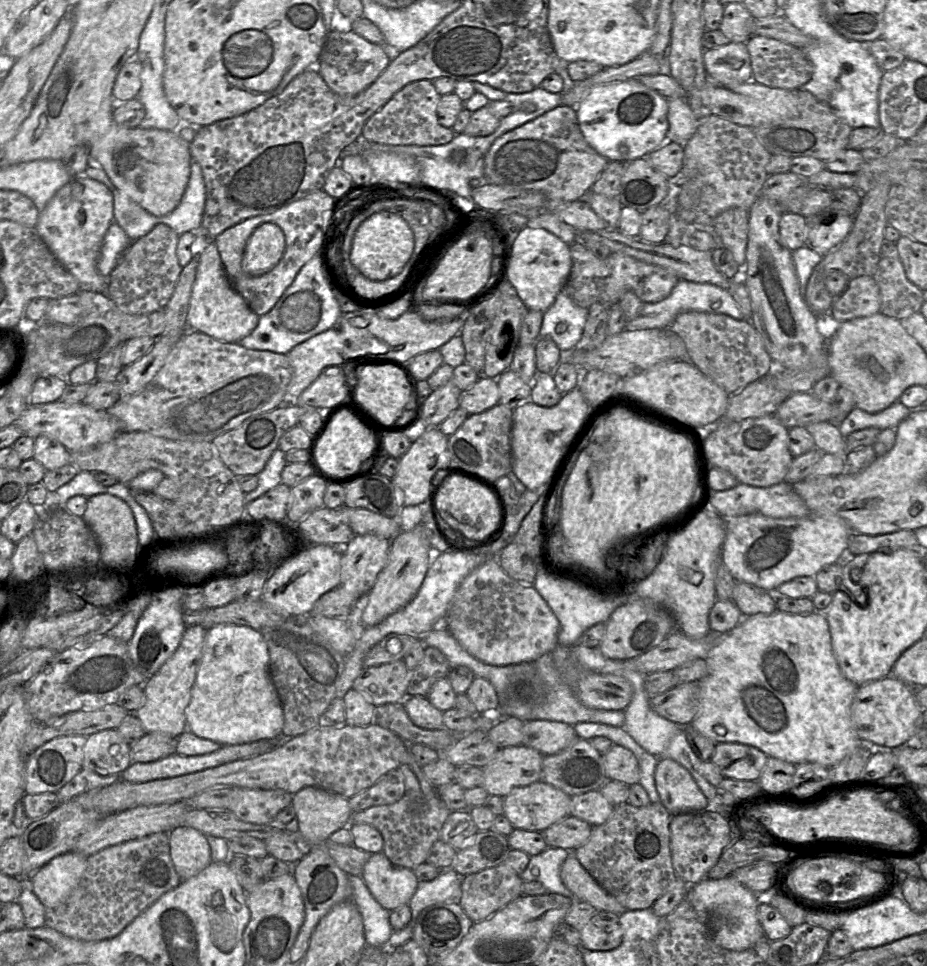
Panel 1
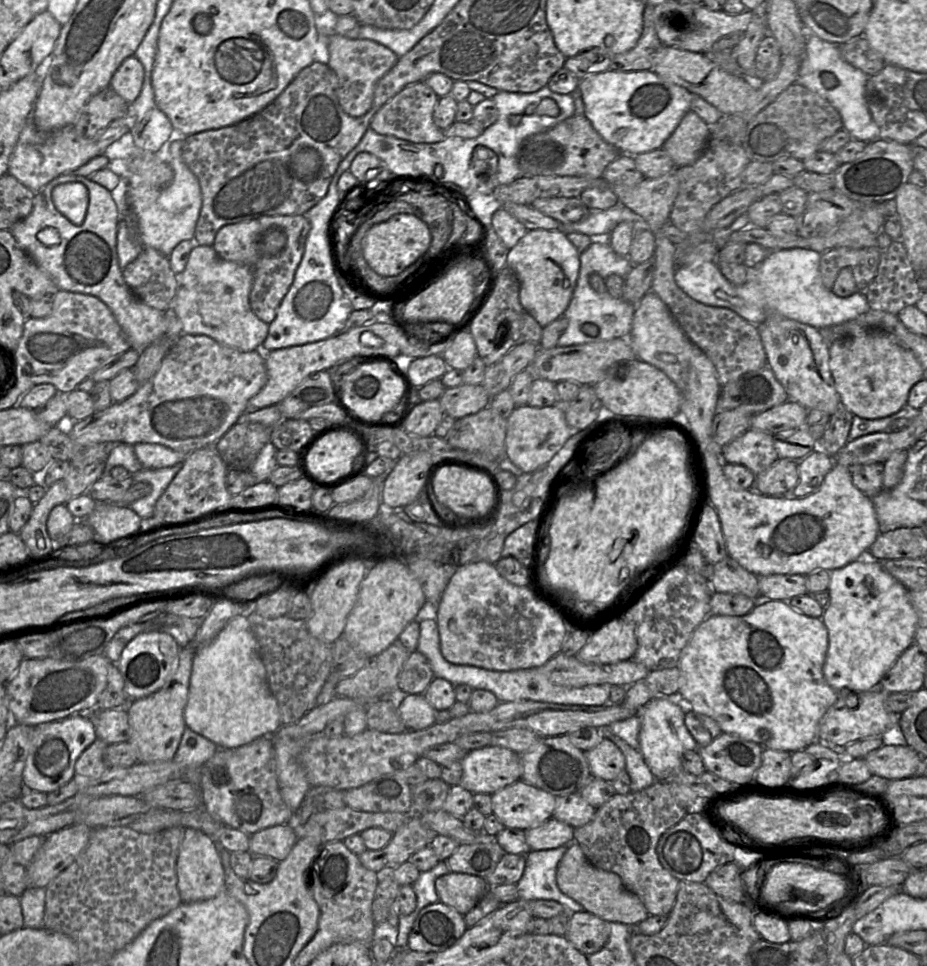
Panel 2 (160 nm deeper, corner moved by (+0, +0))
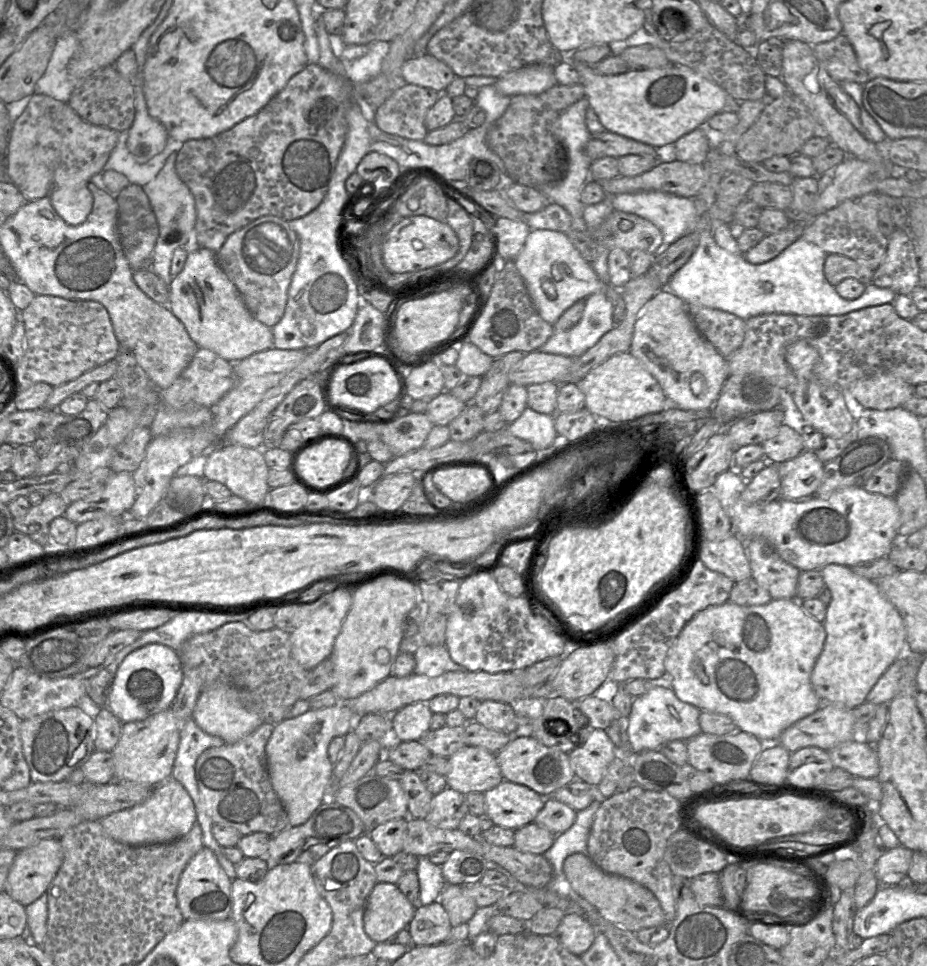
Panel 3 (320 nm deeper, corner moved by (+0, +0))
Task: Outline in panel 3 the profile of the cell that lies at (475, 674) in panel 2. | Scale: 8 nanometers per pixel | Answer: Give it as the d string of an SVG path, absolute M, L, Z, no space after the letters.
M445 645L421 646L414 653L416 666L414 673L428 677L438 677L450 671L468 671L455 663Z

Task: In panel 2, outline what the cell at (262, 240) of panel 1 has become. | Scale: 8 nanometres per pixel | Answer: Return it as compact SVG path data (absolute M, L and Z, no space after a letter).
M193 242L186 267L177 274L178 284L172 302L182 334L207 335L243 352L259 350L267 337L269 324L260 320L250 307L253 279L250 266L226 261L219 257L212 246Z

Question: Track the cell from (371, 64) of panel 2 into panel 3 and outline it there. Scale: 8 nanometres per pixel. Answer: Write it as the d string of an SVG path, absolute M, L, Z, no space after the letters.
M426 53L406 61L402 66L402 77L405 83L445 93L456 75L447 64Z

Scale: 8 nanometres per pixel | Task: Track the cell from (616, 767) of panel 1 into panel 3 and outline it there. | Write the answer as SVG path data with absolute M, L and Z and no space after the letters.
M592 729L586 741L568 755L576 779L598 786L618 749L605 730Z

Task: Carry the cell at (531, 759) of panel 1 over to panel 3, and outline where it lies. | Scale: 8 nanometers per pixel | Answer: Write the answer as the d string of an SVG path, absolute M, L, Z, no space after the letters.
M466 745L448 759L447 785L464 795L484 793L504 780L496 754L485 748Z

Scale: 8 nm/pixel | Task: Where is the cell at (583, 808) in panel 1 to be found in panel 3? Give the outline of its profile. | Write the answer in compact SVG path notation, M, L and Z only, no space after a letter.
M548 797L534 823L558 835L567 831L574 824L576 816L577 811L573 808L553 797Z

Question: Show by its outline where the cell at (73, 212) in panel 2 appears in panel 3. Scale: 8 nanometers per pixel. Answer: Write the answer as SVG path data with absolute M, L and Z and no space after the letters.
M33 94L27 99L27 105L24 108L20 116L13 122L12 128L10 131L8 145L6 150L6 159L5 159L5 175L22 193L27 202L35 201L40 198L48 196L51 200L51 204L57 214L69 225L77 226L82 224L88 218L93 207L93 196L88 189L88 183L91 178L100 174L104 171L104 166L111 154L112 150L115 148L118 142L119 133L102 126L95 126L86 121L84 121L69 105L68 102L62 102L56 100L55 98L42 94Z

